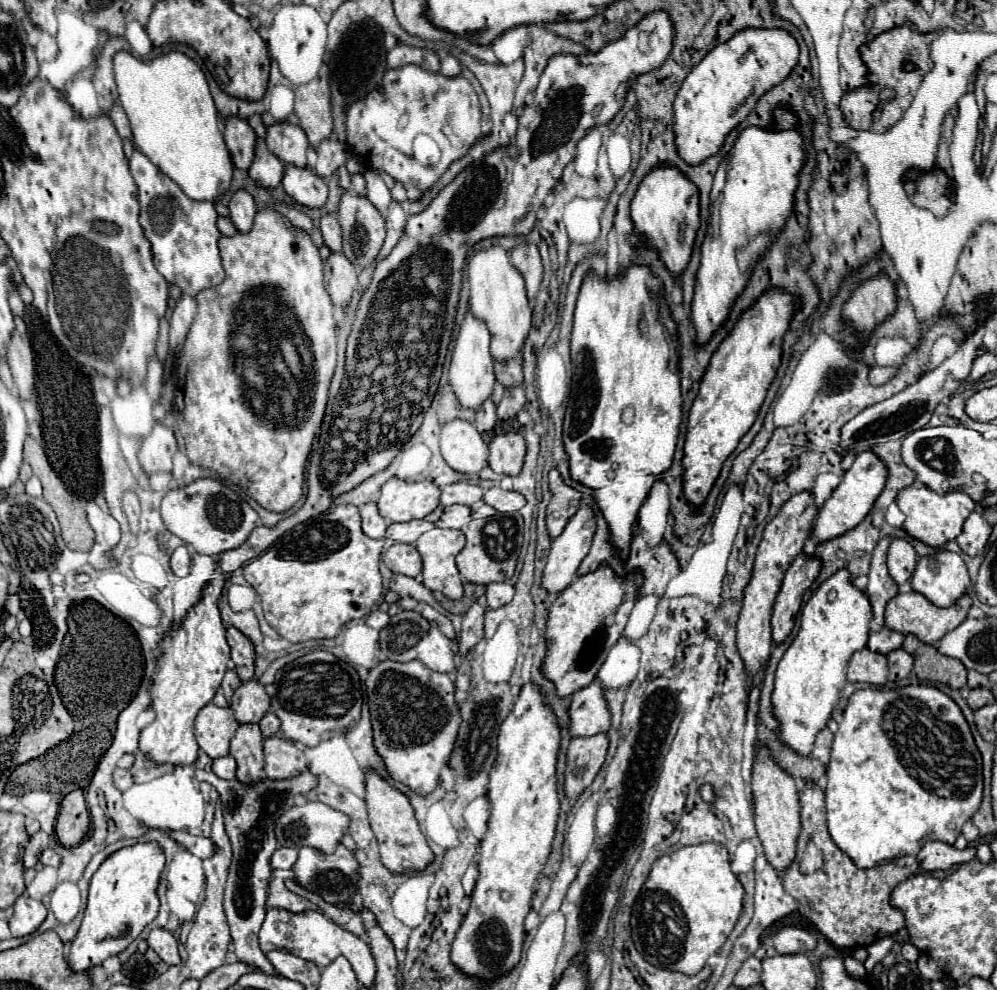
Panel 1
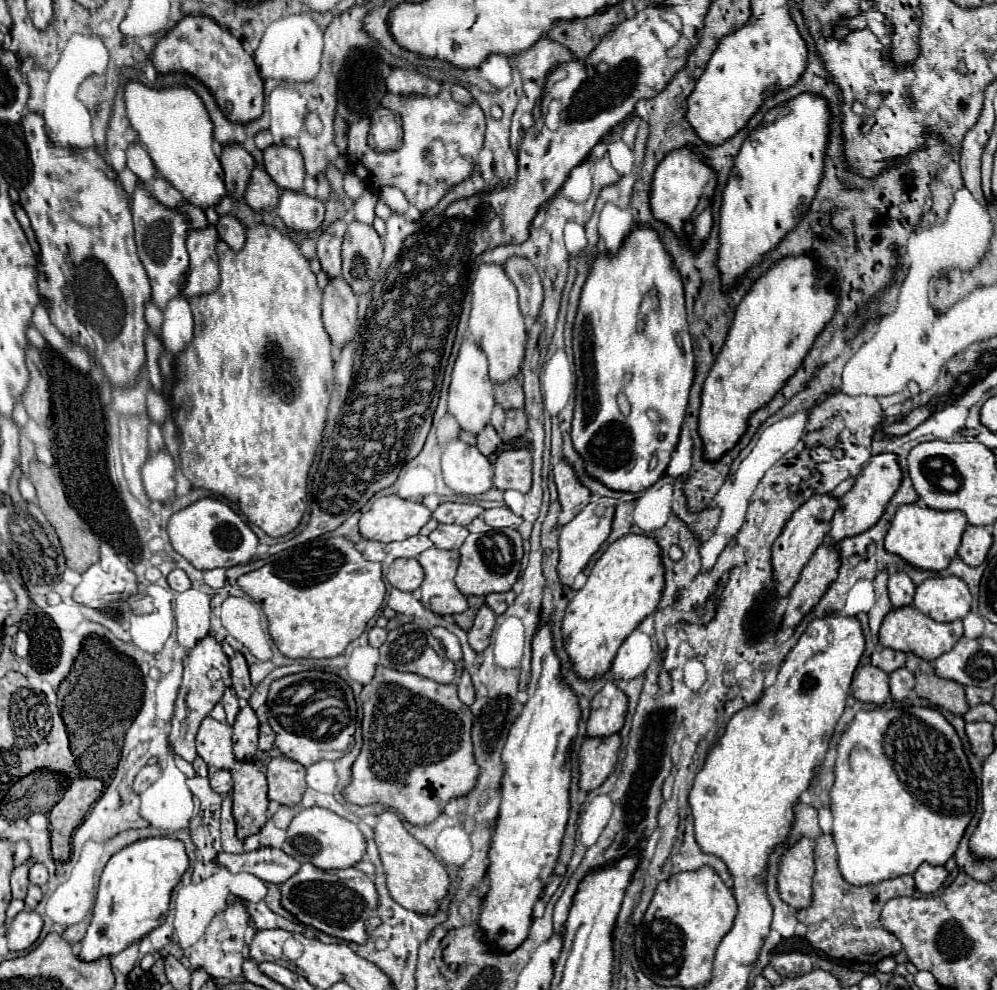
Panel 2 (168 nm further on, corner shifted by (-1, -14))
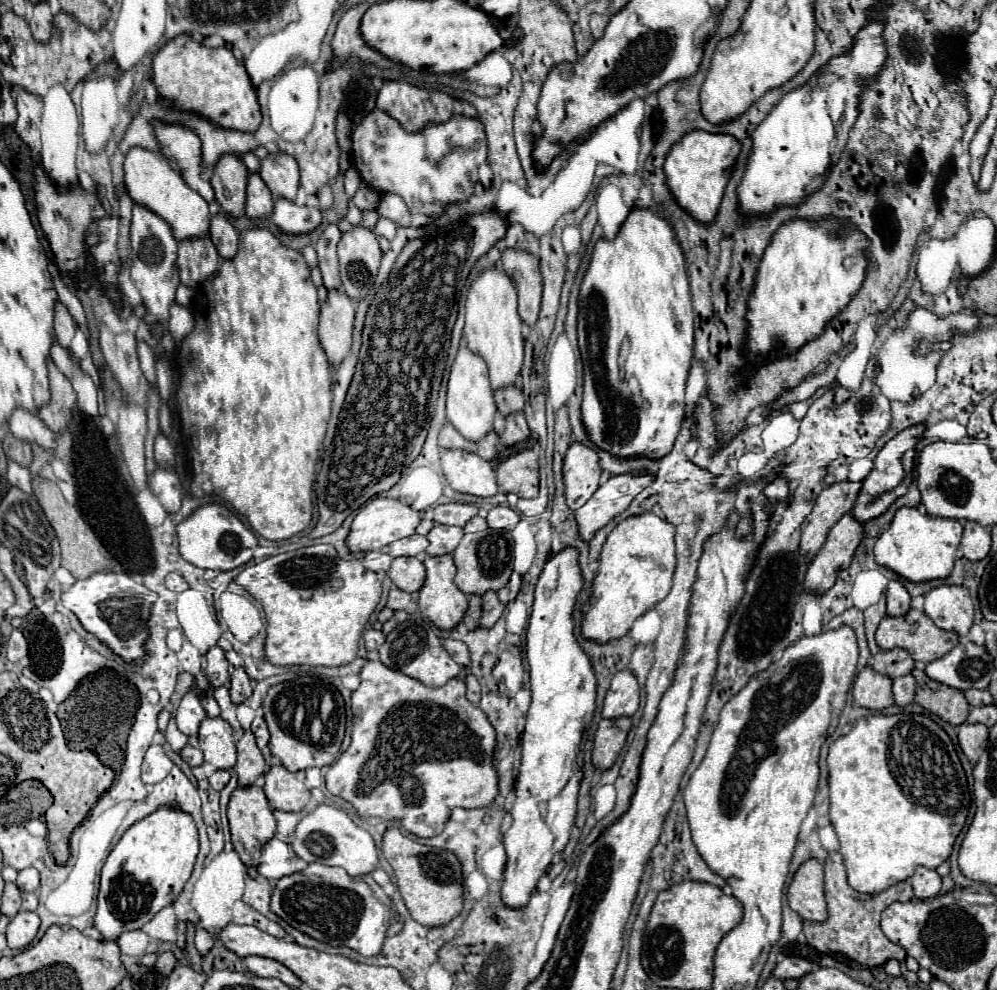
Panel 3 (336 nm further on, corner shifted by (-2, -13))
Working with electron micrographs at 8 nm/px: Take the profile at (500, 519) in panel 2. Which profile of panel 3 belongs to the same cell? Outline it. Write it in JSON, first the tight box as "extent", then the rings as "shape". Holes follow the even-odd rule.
{"extent":[487,505,521,531],"shape":[[[507,505],[501,507],[493,507],[487,515],[487,523],[491,529],[505,529],[505,531],[513,531],[515,525],[521,521],[521,515]]]}

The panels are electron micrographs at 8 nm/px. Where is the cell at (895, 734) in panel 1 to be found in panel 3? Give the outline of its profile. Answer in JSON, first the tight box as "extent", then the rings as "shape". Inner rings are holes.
{"extent":[827,713,971,895],"shape":[[[899,713],[899,715],[891,715],[891,717],[887,717],[887,715],[861,717],[861,719],[857,719],[855,727],[845,737],[839,737],[837,741],[833,741],[829,745],[827,765],[829,765],[829,799],[831,799],[831,809],[829,811],[831,811],[831,823],[835,827],[839,843],[841,843],[839,853],[845,859],[849,885],[855,891],[875,895],[879,891],[887,891],[887,887],[891,887],[891,885],[895,885],[899,881],[909,879],[915,873],[915,867],[919,867],[919,865],[923,865],[927,869],[937,869],[943,861],[947,861],[957,835],[965,825],[971,795],[967,791],[967,779],[965,779],[965,771],[963,771],[963,767],[959,763],[957,751],[955,751],[951,739],[947,737],[947,733],[935,721],[931,721],[927,715],[911,715],[911,713]]]}

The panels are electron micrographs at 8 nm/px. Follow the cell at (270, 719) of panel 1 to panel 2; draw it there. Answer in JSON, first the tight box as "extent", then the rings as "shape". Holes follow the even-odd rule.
{"extent":[258,722,276,750],"shape":[[[264,722],[264,724],[260,726],[260,742],[258,742],[258,748],[260,748],[260,750],[270,750],[270,748],[274,746],[274,740],[276,740],[274,730],[270,728],[268,722]]]}

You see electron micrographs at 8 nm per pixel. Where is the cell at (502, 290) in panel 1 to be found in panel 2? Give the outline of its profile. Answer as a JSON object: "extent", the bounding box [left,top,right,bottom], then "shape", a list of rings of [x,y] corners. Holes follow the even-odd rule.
{"extent":[468,264,526,382],"shape":[[[480,264],[472,282],[472,312],[468,322],[476,344],[486,352],[492,382],[506,382],[520,372],[526,344],[524,316],[518,308],[518,292],[504,268],[498,264]]]}

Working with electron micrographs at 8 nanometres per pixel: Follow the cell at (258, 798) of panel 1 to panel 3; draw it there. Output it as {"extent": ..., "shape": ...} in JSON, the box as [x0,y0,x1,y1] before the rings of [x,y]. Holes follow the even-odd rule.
{"extent":[165,717,187,753],"shape":[[[173,717],[169,719],[169,725],[167,725],[167,731],[165,731],[165,737],[167,737],[167,741],[169,741],[169,745],[173,747],[175,753],[179,753],[179,751],[187,745],[187,737],[177,729]]]}

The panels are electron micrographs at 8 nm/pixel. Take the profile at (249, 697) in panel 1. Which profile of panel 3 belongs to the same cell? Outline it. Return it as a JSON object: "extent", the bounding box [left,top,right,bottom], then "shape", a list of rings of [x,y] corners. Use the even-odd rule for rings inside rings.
{"extent":[235,731,265,787],"shape":[[[245,731],[245,735],[237,743],[237,765],[235,771],[239,775],[239,785],[249,787],[255,783],[259,775],[265,771],[265,759],[255,745],[255,737],[251,731]]]}

